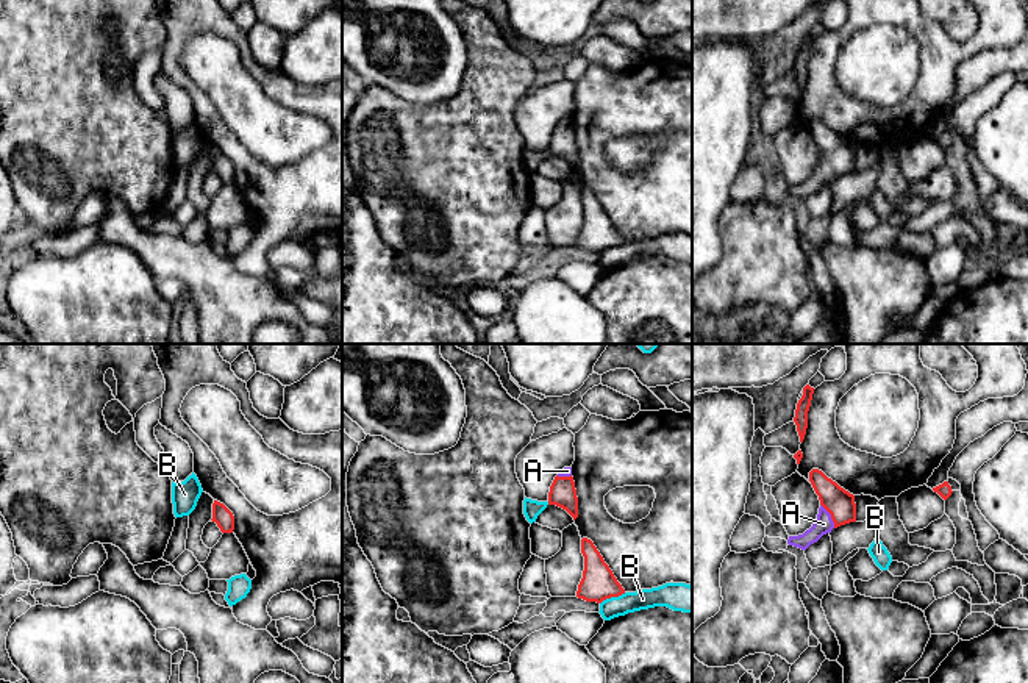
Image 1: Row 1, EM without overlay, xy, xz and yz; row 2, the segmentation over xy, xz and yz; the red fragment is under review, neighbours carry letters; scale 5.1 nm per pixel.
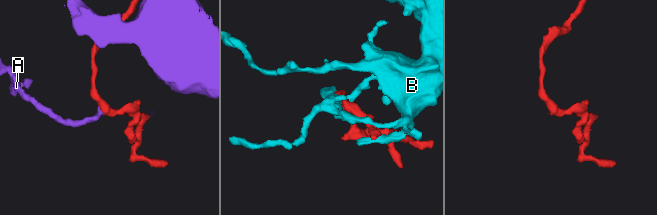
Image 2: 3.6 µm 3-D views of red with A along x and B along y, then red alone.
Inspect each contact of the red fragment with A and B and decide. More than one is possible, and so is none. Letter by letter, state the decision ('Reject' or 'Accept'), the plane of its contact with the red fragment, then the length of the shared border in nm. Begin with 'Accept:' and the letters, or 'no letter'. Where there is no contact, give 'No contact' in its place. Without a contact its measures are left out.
Accept: A
A: Accept. Touches red in yz. Shared border 150 nm
B: Reject. Touches red in xz. Shared border 150 nm

